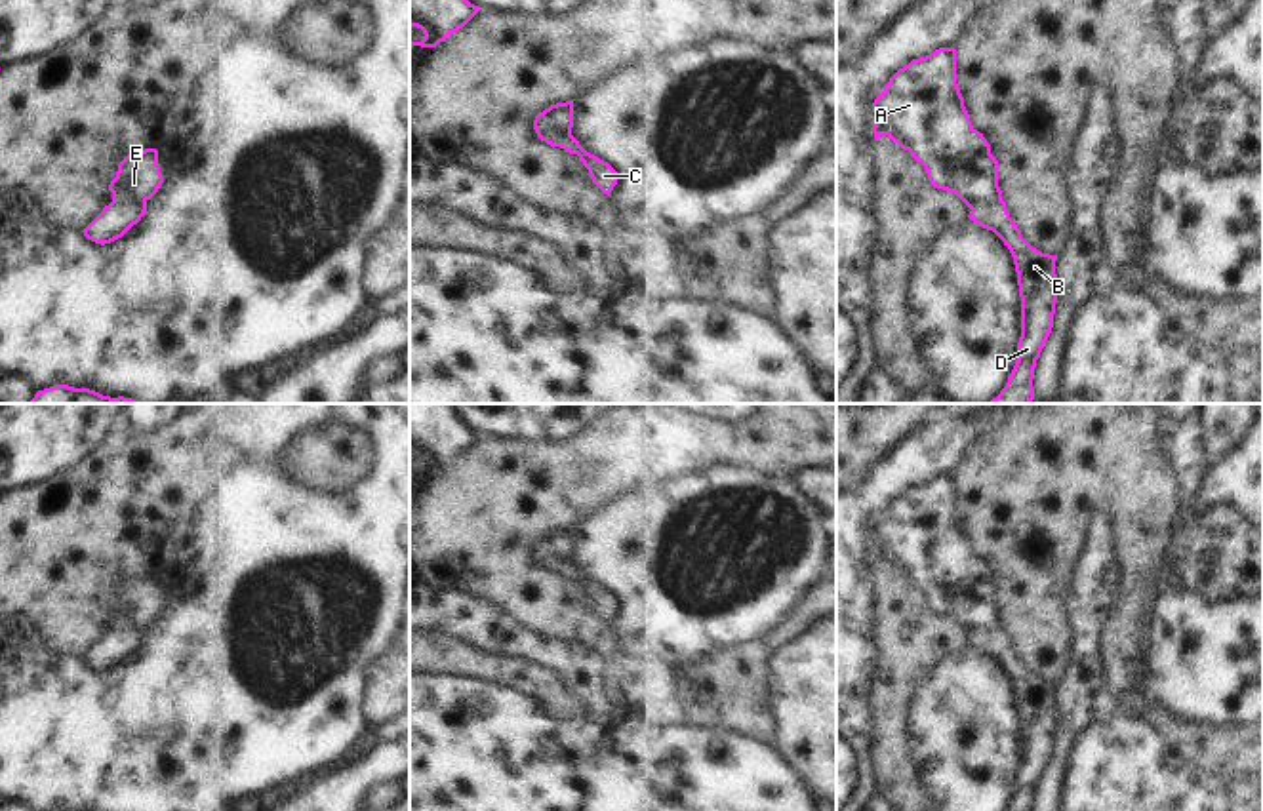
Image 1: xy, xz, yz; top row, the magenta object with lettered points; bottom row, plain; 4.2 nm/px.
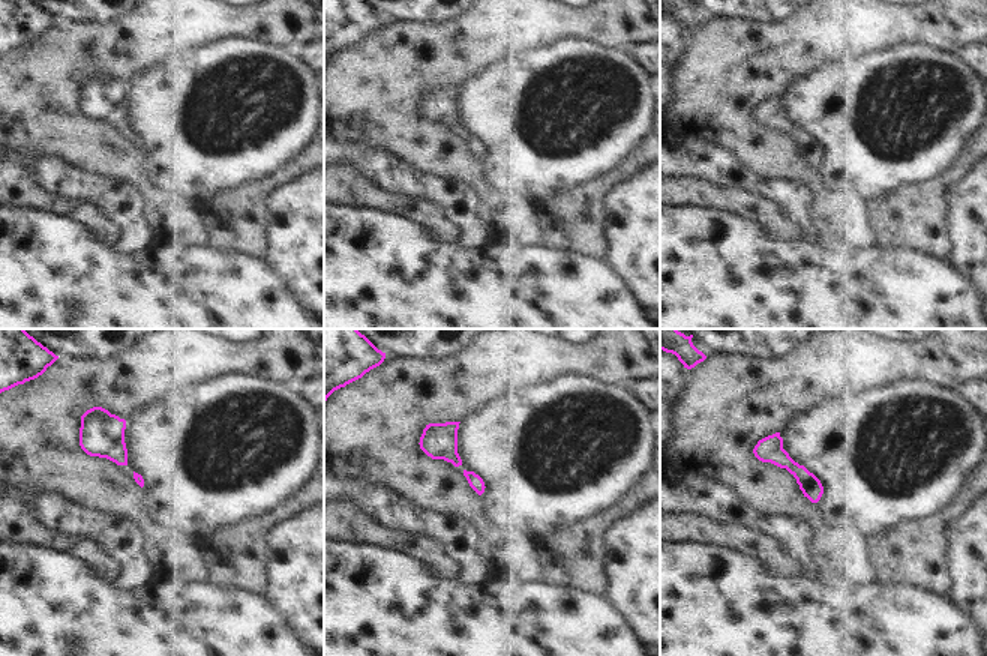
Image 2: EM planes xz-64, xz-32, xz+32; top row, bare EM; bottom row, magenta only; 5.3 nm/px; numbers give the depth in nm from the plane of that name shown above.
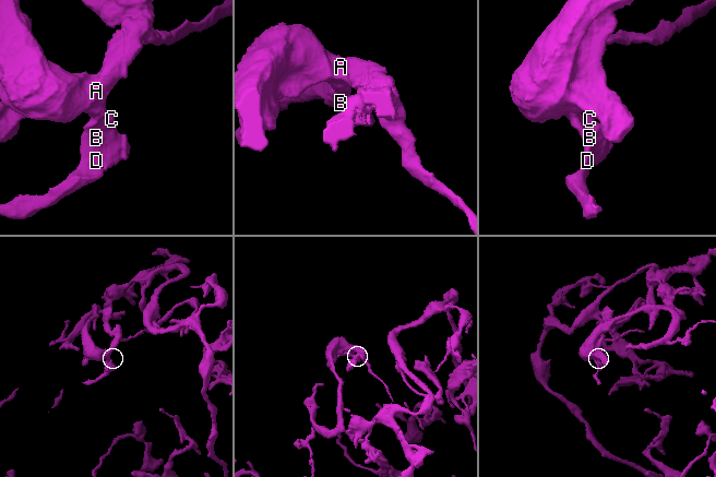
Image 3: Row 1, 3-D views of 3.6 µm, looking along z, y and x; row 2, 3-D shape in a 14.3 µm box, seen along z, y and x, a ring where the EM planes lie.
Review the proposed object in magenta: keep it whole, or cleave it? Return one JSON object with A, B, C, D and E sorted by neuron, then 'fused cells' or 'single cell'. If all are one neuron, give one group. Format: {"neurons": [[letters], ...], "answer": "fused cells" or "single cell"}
{"neurons": [["A", "B", "C", "D", "E"]], "answer": "single cell"}

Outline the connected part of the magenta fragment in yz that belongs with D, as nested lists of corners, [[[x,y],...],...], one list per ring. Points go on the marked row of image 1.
[[[939,48],[926,57],[912,59],[890,78],[884,91],[876,95],[872,109],[874,139],[878,141],[882,135],[888,135],[903,150],[909,150],[912,158],[924,166],[935,188],[954,192],[972,209],[970,219],[992,230],[1010,249],[1021,297],[1021,337],[1017,343],[1017,362],[1008,383],[989,404],[1031,404],[1034,400],[1032,379],[1036,360],[1053,327],[1059,293],[1055,274],[1057,255],[1042,253],[1032,247],[1021,236],[1021,230],[1006,209],[998,187],[998,160],[991,154],[991,145],[983,133],[972,126],[956,84],[956,49]]]

